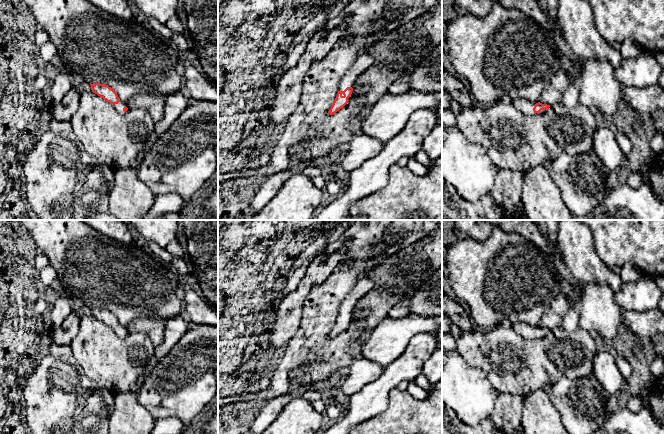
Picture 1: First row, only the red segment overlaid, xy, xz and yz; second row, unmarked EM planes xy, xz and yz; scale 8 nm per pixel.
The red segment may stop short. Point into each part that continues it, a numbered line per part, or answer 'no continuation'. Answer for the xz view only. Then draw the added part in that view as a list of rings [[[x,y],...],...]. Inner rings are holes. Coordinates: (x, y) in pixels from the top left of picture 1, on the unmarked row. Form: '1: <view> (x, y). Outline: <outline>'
1: xz (365, 284). Outline: [[[367,272],[341,302],[338,315],[344,315],[347,311],[353,312],[358,301],[373,288],[374,282],[371,279],[371,274]]]

